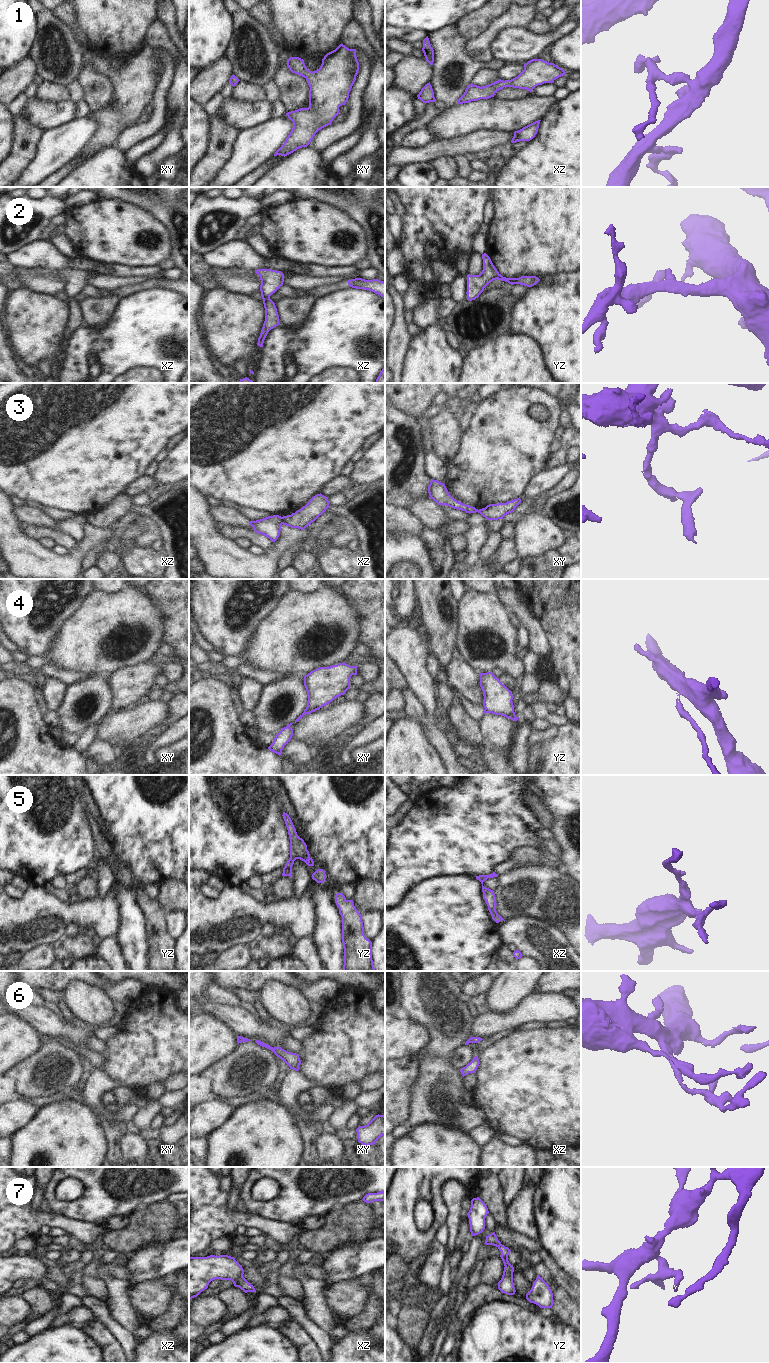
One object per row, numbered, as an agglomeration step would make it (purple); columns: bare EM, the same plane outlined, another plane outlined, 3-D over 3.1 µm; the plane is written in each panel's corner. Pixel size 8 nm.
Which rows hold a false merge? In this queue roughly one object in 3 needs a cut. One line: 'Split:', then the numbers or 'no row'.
Split: 3, 4.

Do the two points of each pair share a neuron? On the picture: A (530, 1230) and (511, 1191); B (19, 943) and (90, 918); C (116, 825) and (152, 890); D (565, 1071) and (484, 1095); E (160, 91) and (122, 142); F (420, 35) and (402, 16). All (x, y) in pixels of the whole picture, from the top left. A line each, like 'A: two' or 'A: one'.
A: two
B: one
C: two
D: one
E: one
F: two

